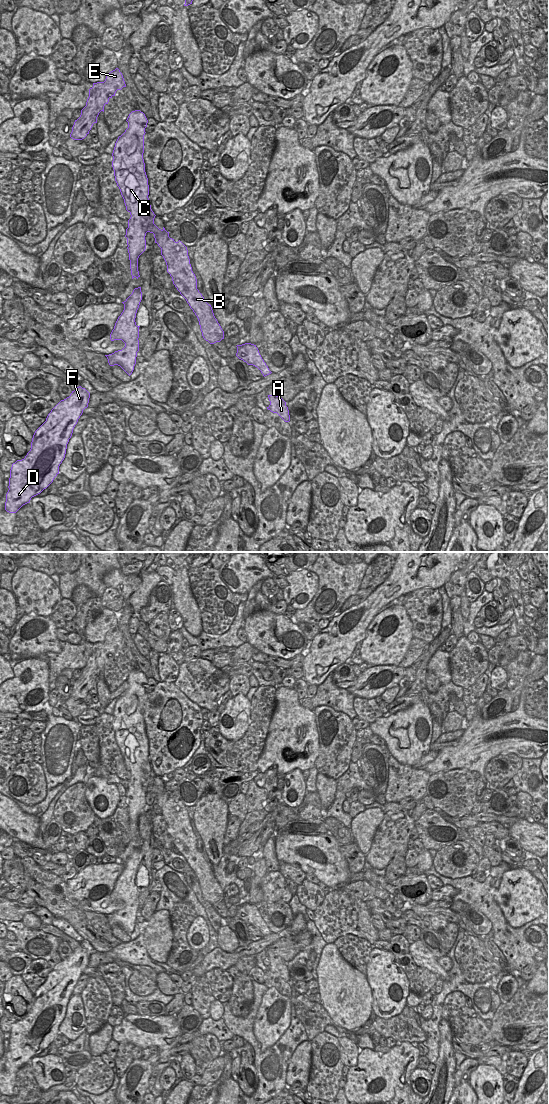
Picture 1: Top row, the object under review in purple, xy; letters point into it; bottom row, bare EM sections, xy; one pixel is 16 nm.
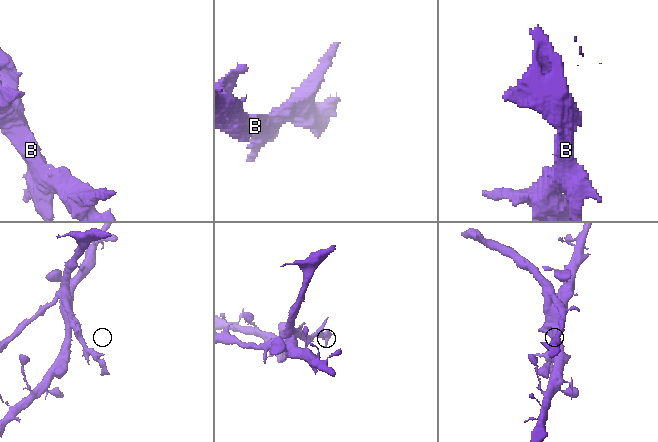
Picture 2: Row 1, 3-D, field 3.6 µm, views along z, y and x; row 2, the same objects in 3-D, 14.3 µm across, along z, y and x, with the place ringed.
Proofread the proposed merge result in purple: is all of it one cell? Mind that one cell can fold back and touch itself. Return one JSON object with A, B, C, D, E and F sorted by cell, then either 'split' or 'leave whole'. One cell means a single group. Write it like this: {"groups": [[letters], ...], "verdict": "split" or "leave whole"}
{"groups": [["A", "B", "E"], ["C", "D", "F"]], "verdict": "split"}

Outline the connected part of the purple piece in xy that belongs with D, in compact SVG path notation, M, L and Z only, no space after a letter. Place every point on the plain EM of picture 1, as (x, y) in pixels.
M81 946L77 947L69 957L61 960L48 974L46 981L35 991L31 1009L24 1019L12 1024L9 1038L9 1050L6 1054L5 1070L16 1073L31 1058L46 1049L59 1034L59 1026L65 1018L67 1004L73 989L83 970L88 967L90 953Z

